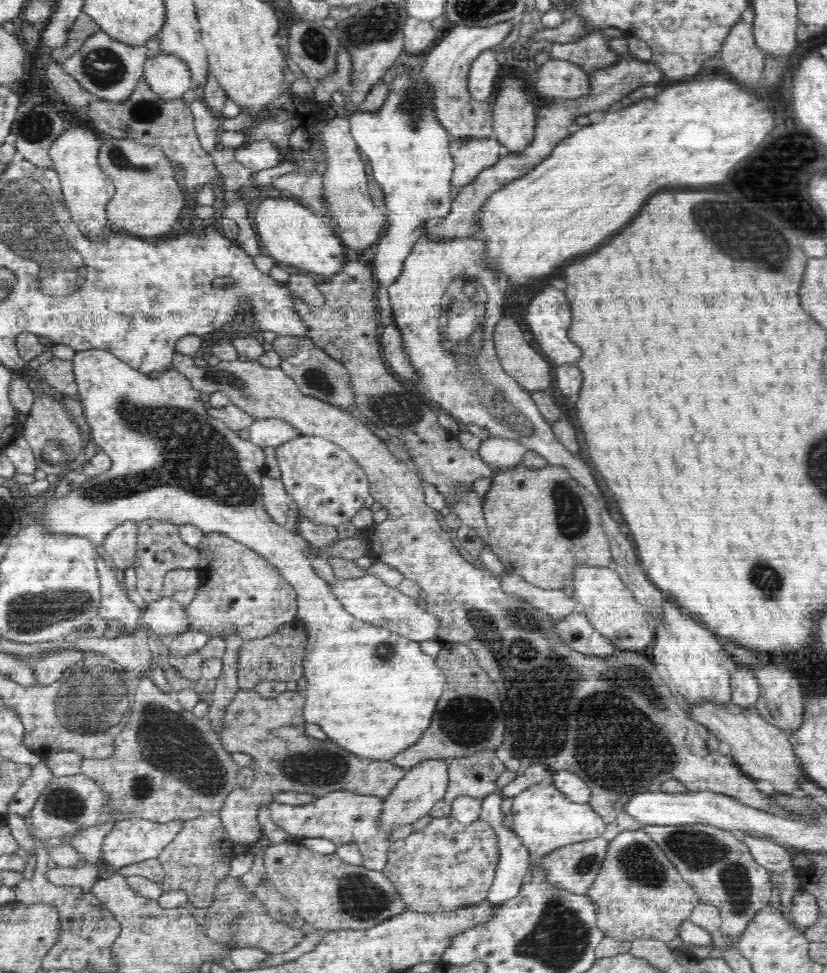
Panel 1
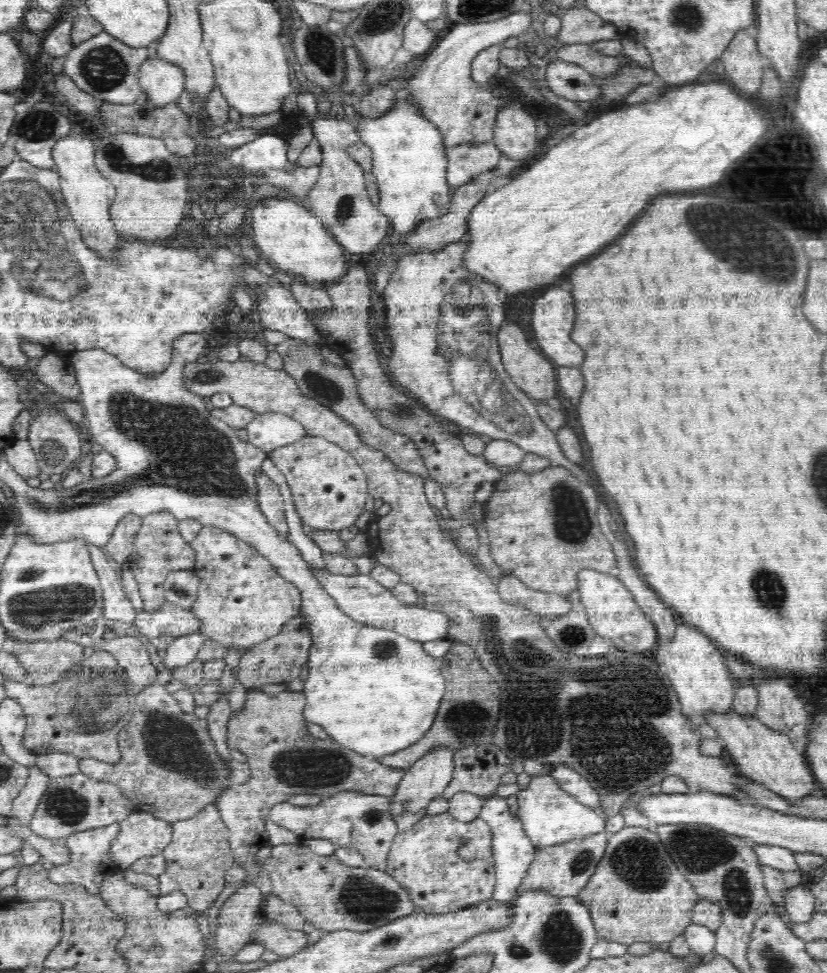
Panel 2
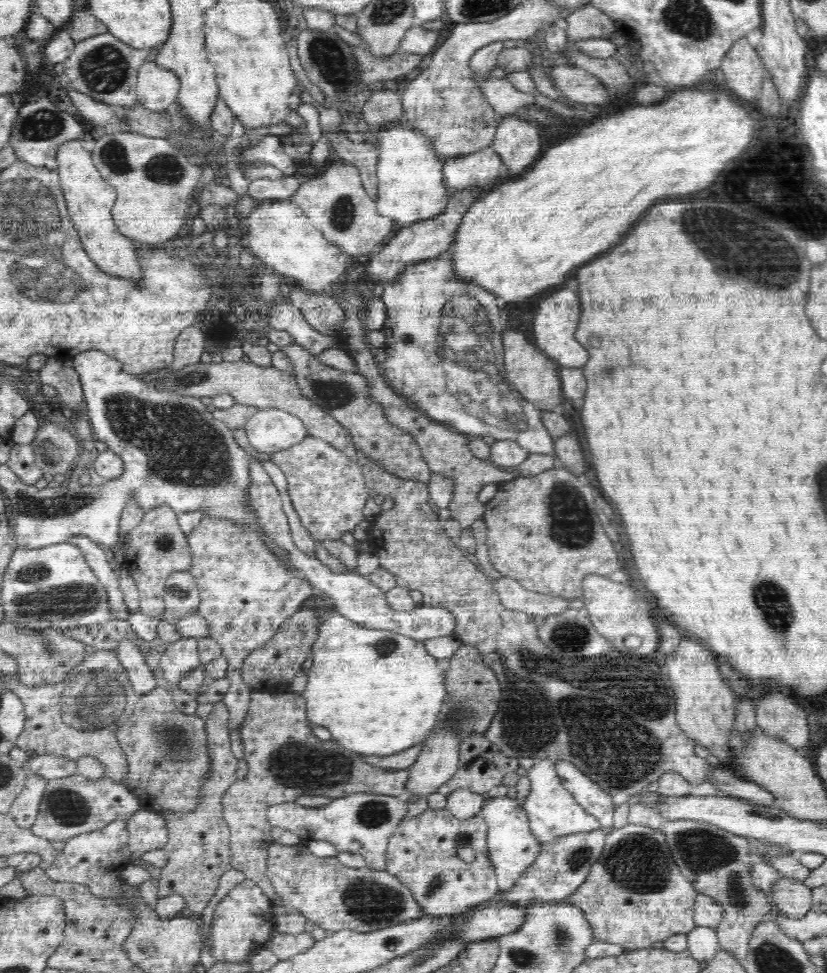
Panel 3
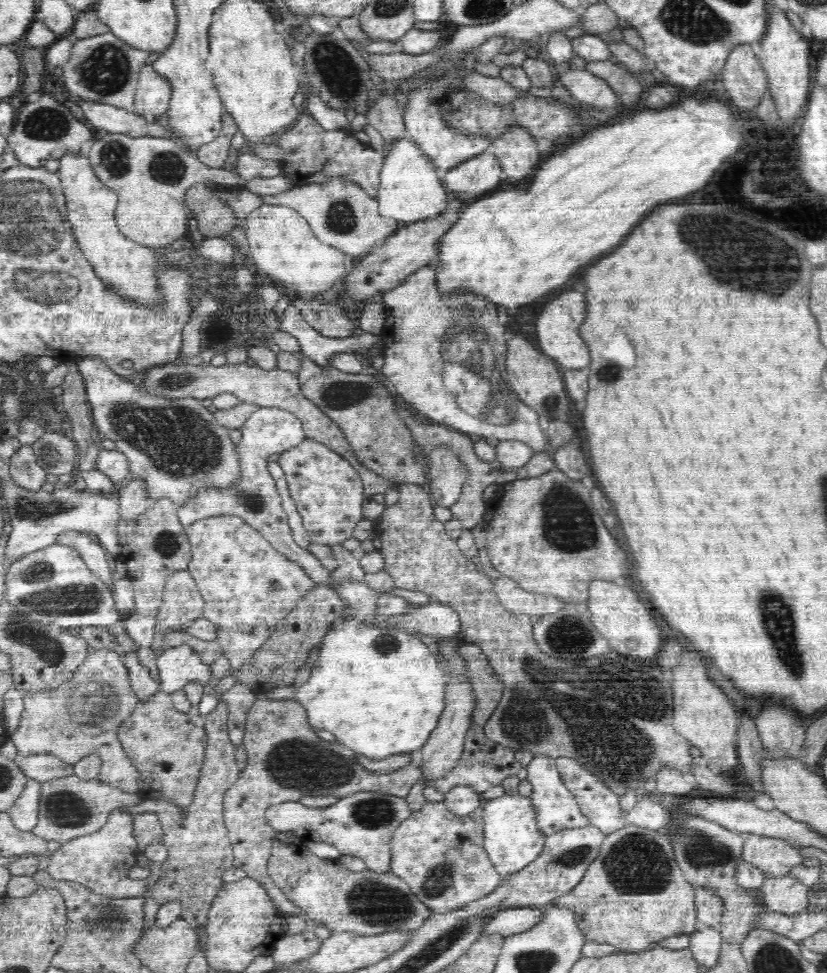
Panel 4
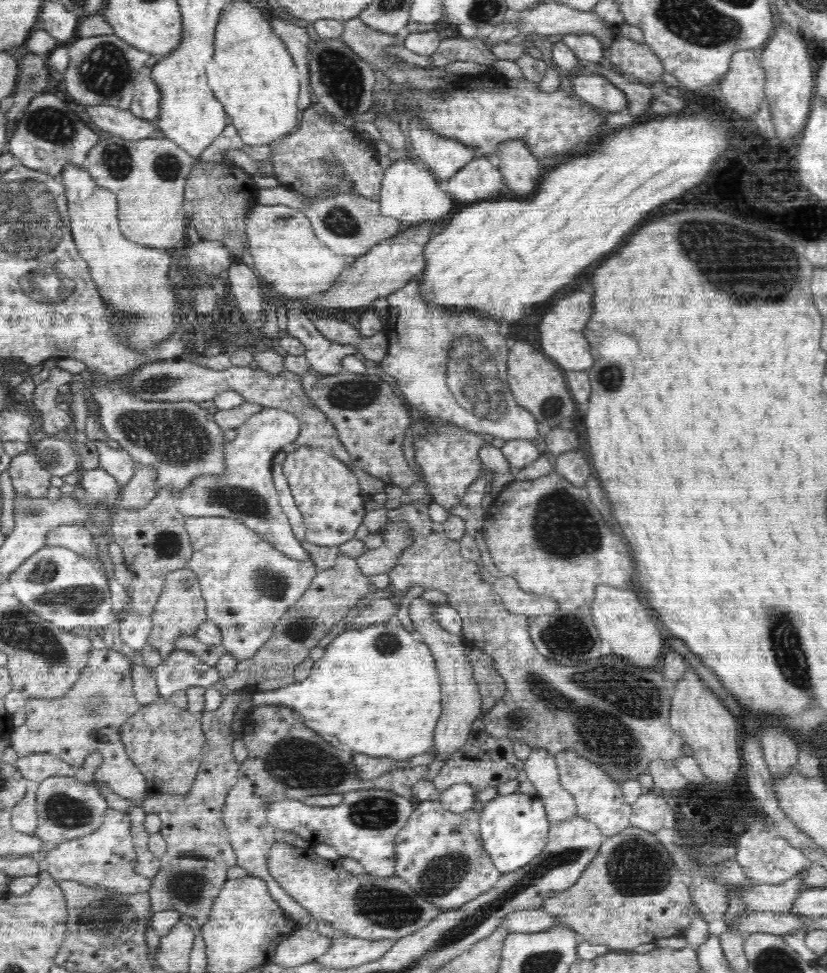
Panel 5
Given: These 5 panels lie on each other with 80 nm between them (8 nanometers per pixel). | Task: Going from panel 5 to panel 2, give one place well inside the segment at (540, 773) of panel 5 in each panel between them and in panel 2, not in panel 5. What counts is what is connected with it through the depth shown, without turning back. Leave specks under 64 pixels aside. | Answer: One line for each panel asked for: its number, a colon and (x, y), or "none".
2: (549, 815)
3: (552, 811)
4: (556, 808)

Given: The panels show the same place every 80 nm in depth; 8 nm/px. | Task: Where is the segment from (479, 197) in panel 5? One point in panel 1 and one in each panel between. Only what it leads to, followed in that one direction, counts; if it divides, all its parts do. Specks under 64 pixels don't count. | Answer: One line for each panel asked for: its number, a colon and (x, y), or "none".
1: (472, 155)
2: (466, 161)
3: (480, 168)
4: (479, 175)

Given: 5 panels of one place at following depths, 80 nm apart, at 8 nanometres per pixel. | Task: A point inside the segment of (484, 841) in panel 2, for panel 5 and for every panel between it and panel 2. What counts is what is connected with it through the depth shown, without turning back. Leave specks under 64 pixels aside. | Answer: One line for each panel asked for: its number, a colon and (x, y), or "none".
3: (423, 852)
4: (441, 857)
5: (439, 854)

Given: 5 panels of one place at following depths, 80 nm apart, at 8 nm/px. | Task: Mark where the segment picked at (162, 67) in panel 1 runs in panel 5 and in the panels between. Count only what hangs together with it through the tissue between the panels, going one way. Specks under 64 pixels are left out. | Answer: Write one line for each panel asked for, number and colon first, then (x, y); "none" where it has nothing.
2: (163, 82)
3: (157, 87)
4: (153, 93)
5: (145, 104)

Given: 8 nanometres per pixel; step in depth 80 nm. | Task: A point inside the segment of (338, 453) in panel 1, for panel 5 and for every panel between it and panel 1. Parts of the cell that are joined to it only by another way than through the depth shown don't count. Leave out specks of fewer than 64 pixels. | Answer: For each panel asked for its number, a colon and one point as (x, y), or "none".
2: (329, 489)
3: (327, 488)
4: (328, 492)
5: (327, 493)

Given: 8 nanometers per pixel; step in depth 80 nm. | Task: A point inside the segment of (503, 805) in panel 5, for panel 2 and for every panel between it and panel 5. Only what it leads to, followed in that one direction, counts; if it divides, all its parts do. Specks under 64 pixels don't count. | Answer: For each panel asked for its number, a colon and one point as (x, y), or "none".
2: (513, 852)
3: (512, 848)
4: (511, 837)

